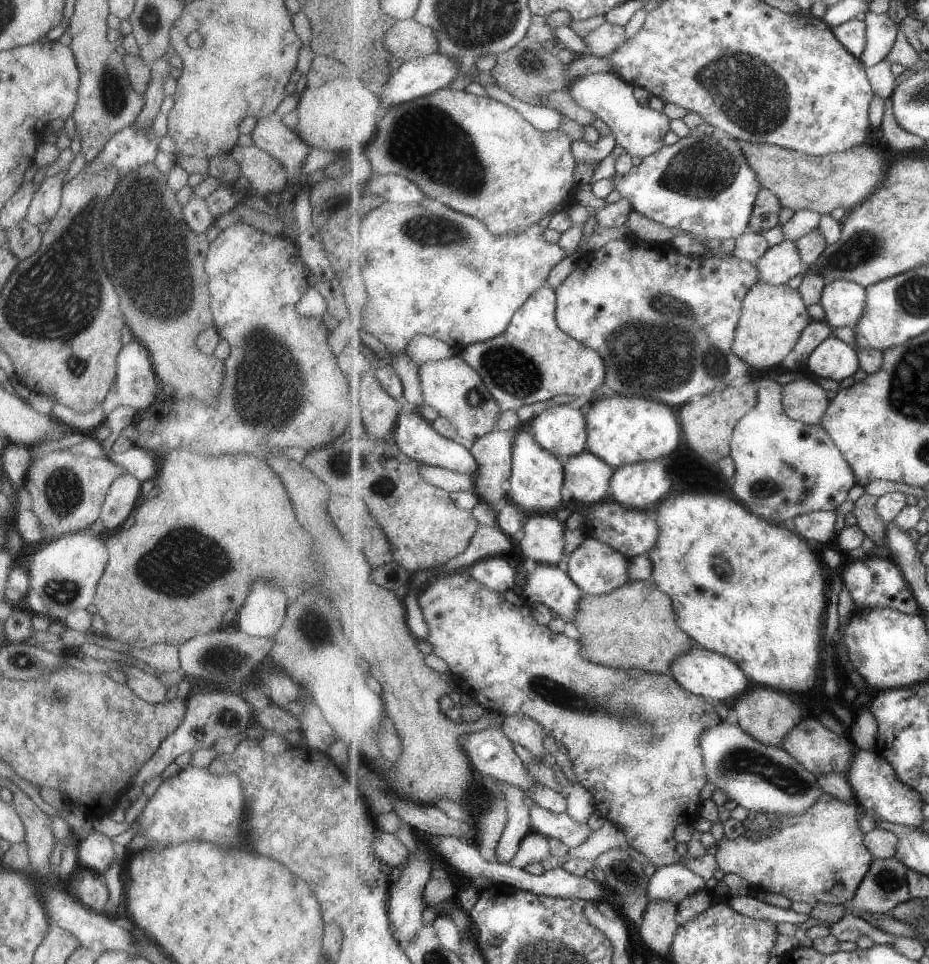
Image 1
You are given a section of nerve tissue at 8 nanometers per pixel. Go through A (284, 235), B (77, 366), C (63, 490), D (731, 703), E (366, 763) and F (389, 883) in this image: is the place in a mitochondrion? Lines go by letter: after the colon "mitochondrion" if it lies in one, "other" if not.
A: other
B: mitochondrion
C: mitochondrion
D: other
E: other
F: other

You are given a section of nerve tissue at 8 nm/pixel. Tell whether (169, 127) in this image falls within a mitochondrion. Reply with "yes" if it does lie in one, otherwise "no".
no

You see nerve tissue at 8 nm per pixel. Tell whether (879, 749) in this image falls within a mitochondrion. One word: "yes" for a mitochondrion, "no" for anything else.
no

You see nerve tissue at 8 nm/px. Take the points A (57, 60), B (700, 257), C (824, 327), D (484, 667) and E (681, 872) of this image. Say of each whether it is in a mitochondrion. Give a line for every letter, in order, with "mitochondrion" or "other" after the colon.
A: other
B: other
C: other
D: other
E: other

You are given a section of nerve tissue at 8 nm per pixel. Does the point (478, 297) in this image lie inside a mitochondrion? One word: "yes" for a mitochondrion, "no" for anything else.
no

